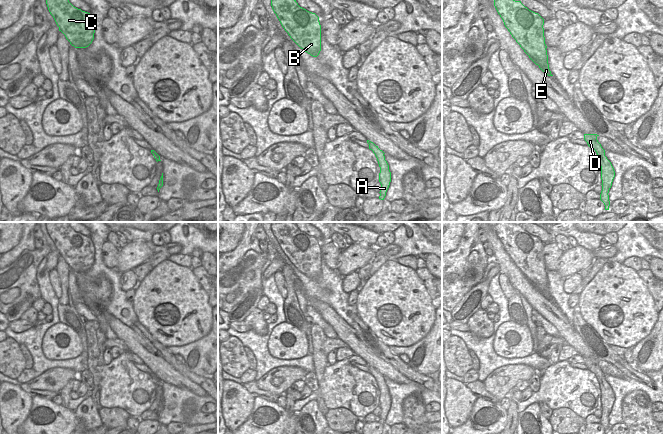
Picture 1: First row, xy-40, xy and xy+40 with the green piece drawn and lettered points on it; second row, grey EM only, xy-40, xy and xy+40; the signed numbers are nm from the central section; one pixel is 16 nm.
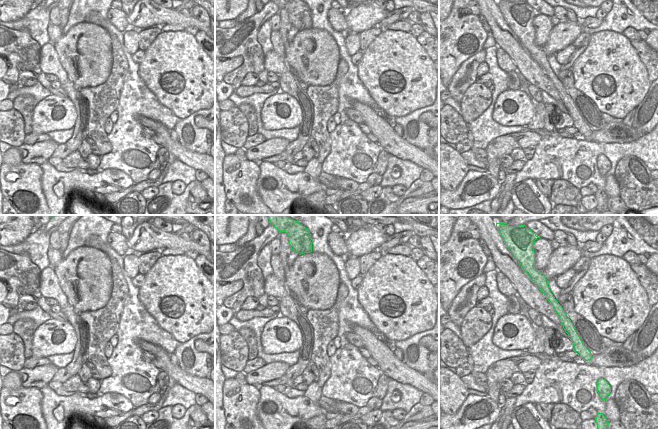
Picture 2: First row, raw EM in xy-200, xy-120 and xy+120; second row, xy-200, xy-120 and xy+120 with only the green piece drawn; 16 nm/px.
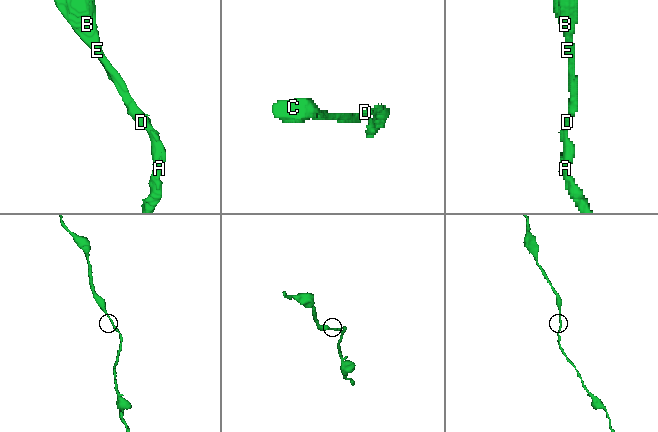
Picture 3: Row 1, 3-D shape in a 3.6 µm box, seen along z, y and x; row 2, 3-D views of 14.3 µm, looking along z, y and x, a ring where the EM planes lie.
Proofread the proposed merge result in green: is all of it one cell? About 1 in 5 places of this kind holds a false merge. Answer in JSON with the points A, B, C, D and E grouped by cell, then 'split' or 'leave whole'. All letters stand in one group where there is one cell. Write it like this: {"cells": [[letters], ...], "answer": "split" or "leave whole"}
{"cells": [["A", "B", "C", "D", "E"]], "answer": "leave whole"}

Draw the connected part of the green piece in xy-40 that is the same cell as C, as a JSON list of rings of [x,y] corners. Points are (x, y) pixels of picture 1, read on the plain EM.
[[[46,222],[46,228],[59,255],[75,272],[88,271],[95,257],[95,248],[90,237],[74,231],[67,222]]]

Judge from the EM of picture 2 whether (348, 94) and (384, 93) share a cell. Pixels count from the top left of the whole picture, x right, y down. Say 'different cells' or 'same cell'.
different cells

